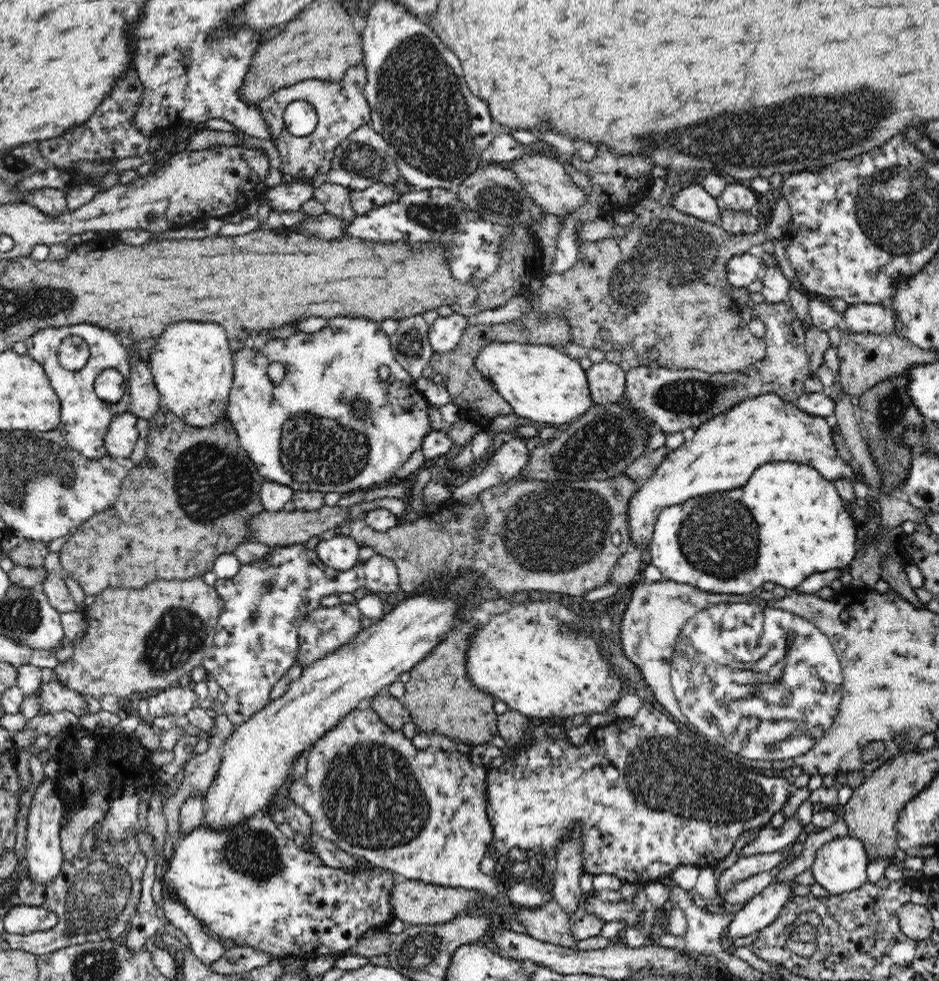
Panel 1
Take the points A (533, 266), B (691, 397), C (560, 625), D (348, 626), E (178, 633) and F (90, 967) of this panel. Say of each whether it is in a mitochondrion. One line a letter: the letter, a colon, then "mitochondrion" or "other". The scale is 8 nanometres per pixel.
A: other
B: mitochondrion
C: mitochondrion
D: other
E: mitochondrion
F: mitochondrion

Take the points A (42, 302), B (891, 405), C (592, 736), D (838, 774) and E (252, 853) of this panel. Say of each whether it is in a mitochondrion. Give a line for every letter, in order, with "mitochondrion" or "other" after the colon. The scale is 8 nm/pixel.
A: mitochondrion
B: mitochondrion
C: other
D: other
E: mitochondrion

